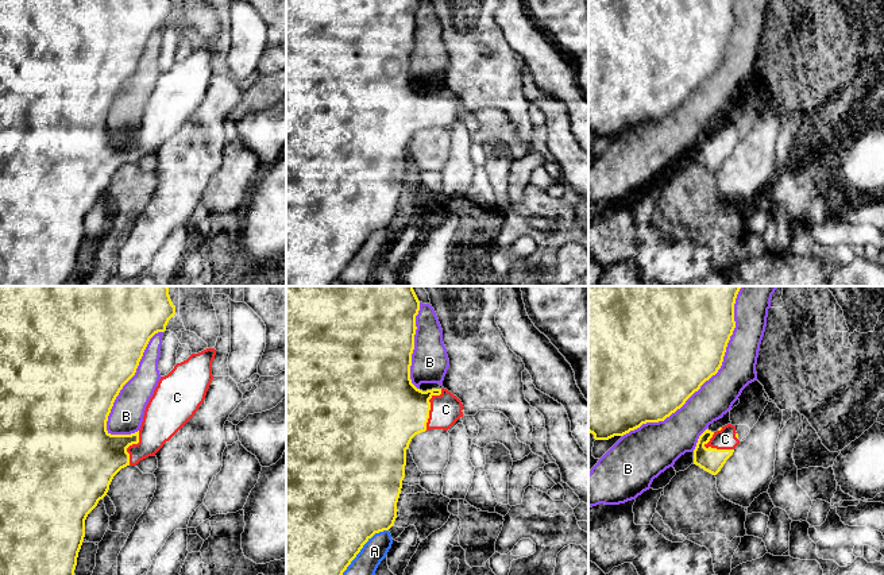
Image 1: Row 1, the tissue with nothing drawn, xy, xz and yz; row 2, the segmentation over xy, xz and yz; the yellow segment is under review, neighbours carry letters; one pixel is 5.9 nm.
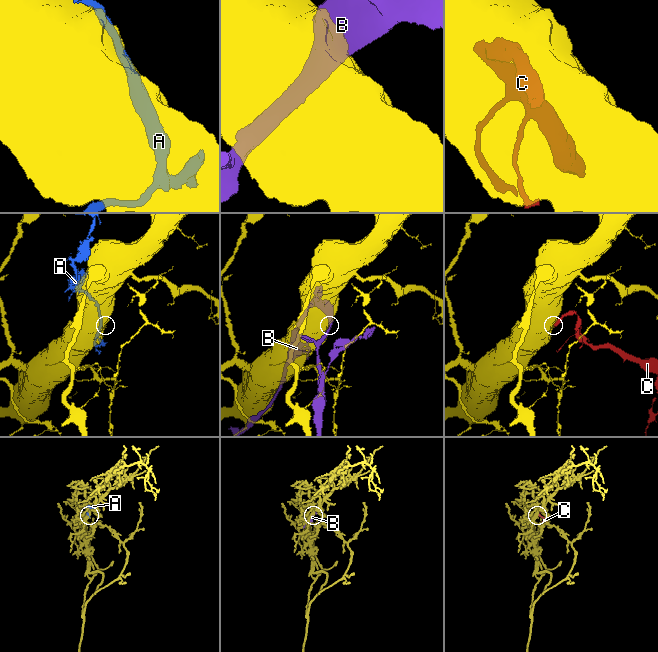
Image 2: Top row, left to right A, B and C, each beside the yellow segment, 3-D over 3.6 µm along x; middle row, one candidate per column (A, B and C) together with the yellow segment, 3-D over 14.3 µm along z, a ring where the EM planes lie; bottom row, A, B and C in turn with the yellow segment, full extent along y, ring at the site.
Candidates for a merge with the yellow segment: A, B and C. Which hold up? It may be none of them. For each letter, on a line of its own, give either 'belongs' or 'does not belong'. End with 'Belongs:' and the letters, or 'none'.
A: does not belong
B: does not belong
C: belongs
Belongs: C

